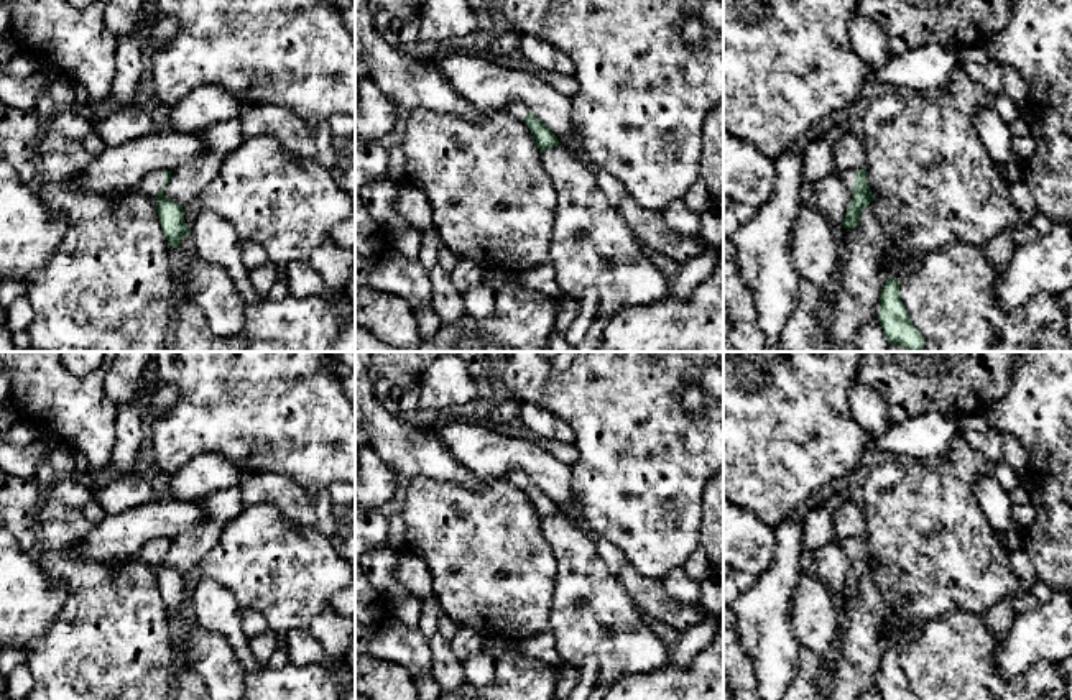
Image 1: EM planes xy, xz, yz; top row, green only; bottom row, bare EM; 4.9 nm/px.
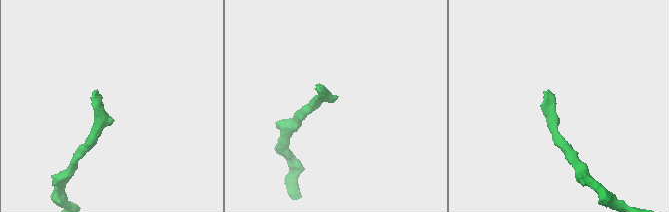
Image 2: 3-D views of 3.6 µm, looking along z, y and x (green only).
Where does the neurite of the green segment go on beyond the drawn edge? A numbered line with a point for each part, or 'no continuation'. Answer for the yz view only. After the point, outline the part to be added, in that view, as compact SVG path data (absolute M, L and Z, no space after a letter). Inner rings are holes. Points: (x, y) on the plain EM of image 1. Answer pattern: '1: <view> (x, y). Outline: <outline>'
1: yz (847, 544). Outline: M834 537L832 542L839 542L842 546L842 549L848 554L853 555L855 550L855 544L853 539L847 539L847 537Z

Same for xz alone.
1: xz (518, 478). Outline: M515 470L506 475L506 480L510 480L515 486L524 490L524 486L529 481L529 475L526 475L524 472Z

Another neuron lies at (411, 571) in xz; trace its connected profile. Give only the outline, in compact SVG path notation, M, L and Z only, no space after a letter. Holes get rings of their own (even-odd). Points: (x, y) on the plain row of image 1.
M406 550L396 552L395 575L421 601L434 596L432 577L421 557Z

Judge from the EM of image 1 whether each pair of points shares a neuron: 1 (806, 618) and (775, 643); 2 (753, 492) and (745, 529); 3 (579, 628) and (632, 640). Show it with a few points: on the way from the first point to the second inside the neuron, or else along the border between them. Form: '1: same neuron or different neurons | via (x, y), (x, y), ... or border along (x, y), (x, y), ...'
1: different neurons | border along (794, 589), (791, 626), (801, 644)
2: different neurons | border along (740, 506), (752, 511), (768, 526)
3: same neuron | via (592, 630), (602, 640), (619, 641)

